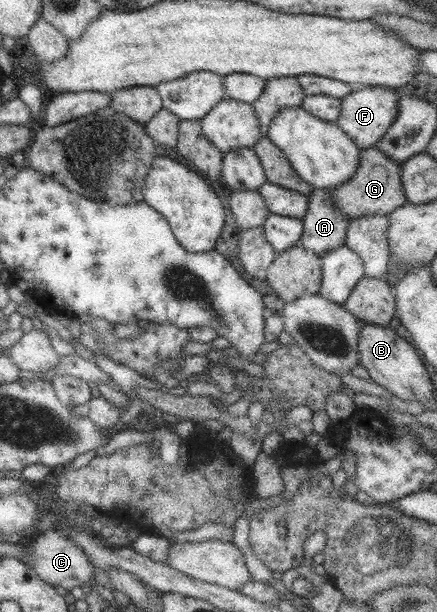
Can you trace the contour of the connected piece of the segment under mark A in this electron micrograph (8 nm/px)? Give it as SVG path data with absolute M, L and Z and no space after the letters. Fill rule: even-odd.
M312 188L307 214L302 218L304 232L299 245L321 256L346 244L350 221L329 202L331 193L331 188Z

